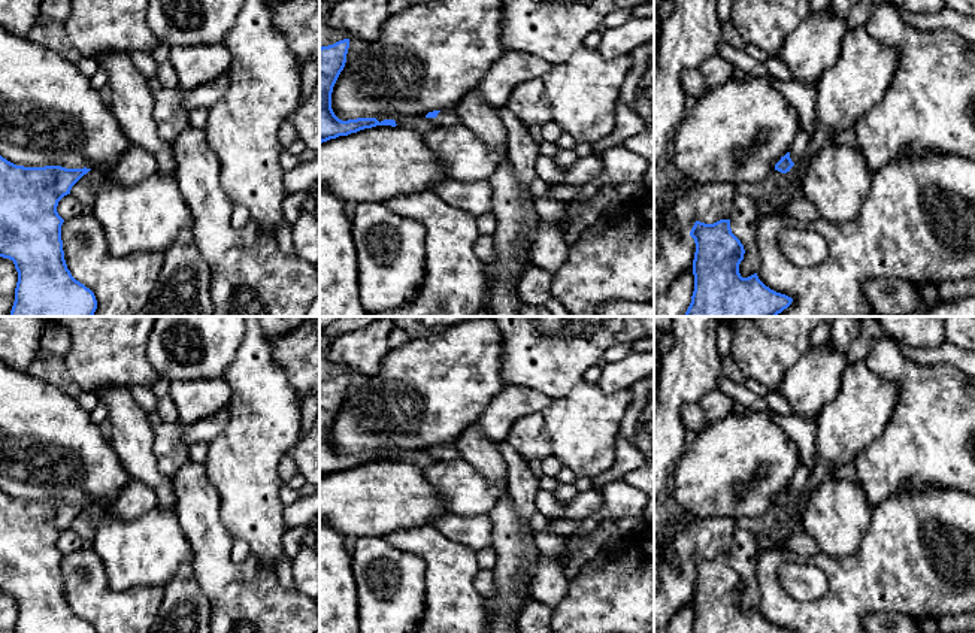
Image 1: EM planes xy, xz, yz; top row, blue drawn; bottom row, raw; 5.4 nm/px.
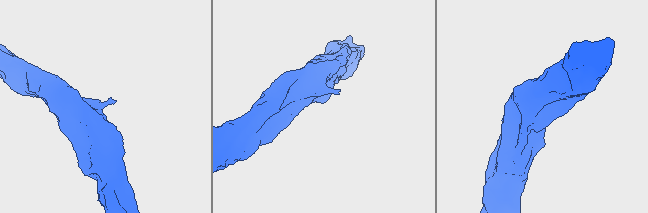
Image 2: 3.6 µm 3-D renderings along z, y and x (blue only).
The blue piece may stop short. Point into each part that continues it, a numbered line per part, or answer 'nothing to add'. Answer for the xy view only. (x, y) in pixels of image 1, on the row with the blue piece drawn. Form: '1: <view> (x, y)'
nothing to add

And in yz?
1: yz (802, 139)

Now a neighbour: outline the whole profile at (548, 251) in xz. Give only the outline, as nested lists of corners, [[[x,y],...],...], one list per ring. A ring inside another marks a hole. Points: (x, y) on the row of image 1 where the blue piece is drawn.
[[[567,212],[560,222],[541,221],[529,249],[532,266],[554,273],[564,264],[569,254],[569,245],[564,242],[566,216]]]

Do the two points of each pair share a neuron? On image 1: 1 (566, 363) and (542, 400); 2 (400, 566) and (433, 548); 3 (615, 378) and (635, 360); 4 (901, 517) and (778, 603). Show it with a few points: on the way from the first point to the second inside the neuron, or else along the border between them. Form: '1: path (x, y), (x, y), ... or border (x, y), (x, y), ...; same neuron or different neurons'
1: border (511, 385), (535, 388), (553, 399); different neurons
2: border (387, 541), (424, 562), (426, 590); different neurons
3: path (620, 375), (630, 365); same neuron
4: path (892, 554), (835, 612), (815, 612); same neuron

